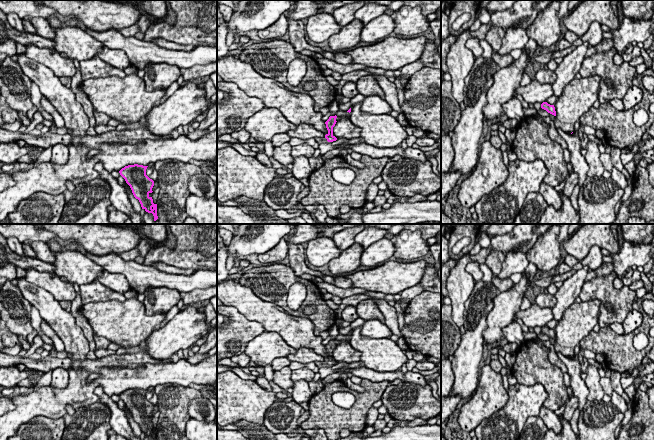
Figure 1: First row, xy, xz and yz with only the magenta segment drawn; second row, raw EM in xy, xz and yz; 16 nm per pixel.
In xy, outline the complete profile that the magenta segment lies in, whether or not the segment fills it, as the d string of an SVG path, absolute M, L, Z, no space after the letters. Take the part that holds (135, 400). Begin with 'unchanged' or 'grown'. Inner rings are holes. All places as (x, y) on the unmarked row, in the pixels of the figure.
unchanged | M138 388L128 389L119 397L130 410L134 421L139 424L142 433L157 440L157 428L154 428L152 421L149 420L153 416L154 405L146 399L147 391Z

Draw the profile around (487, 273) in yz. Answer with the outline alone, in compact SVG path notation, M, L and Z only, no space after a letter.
M481 263L479 265L479 267L480 267L480 270L483 273L483 277L482 277L481 281L493 282L492 281L493 272L490 270L490 268L485 263Z

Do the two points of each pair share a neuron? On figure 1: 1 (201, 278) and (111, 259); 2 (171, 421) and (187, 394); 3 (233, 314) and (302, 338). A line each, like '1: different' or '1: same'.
1: same
2: same
3: different

